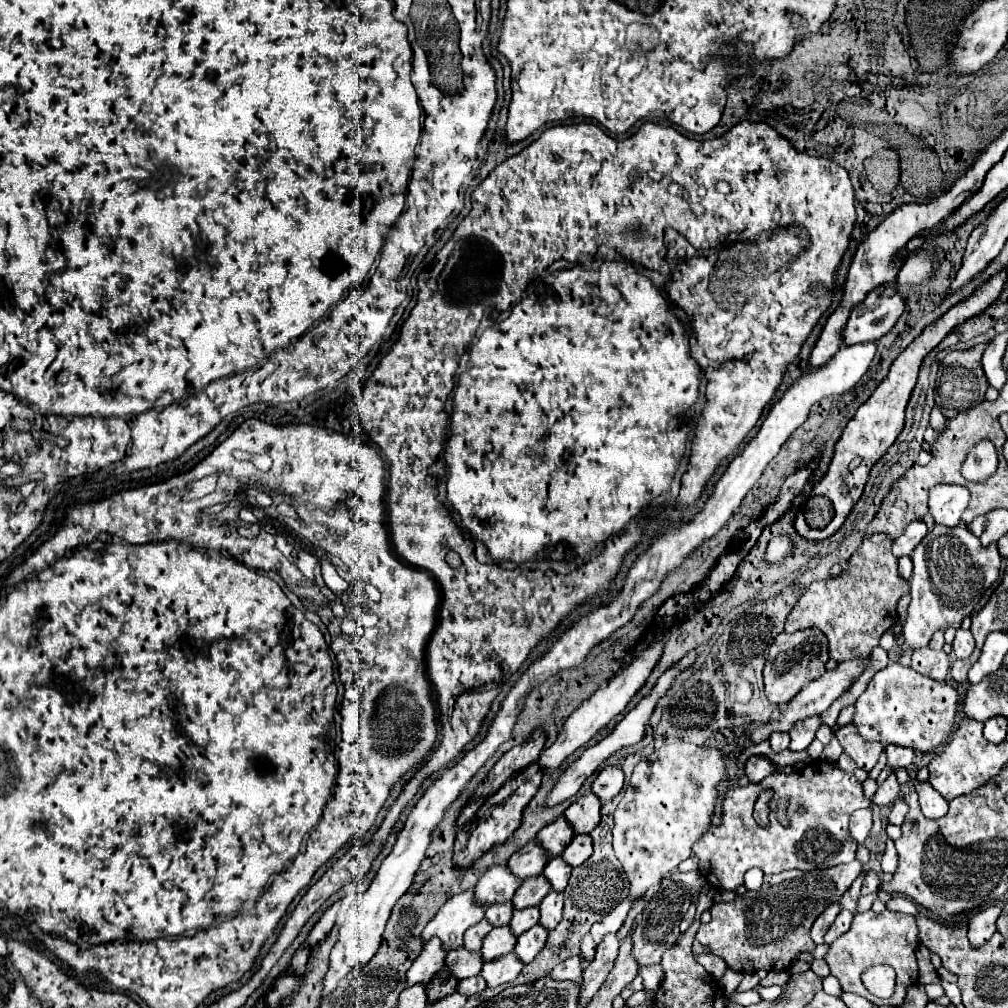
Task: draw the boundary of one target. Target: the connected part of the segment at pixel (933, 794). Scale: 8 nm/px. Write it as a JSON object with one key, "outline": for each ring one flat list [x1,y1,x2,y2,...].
{"outline":[[916,781,916,793,918,793,918,797,920,797,920,807,922,807,924,817,928,817,928,819,938,819,938,817,946,815,946,811,948,811,948,801,946,801,934,787,930,787,928,783]]}

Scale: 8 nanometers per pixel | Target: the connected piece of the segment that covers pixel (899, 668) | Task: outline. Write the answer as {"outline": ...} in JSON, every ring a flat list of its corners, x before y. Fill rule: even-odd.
{"outline":[[890,663,888,667,878,671,868,683,866,691,856,699,854,707,856,707,856,713,854,713,852,725,858,729,858,733,866,741,878,741,884,745,900,745,900,747,910,747,916,751,932,751,936,747,946,745,960,721,960,693,954,685,920,675,912,667,904,667,900,663]]}

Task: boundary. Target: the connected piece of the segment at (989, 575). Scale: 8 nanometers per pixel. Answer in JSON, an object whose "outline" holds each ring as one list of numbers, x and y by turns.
{"outline":[[936,525,912,551,912,563,914,573,910,577,910,595,912,603,908,607,908,617,904,623,904,643,896,653,896,661,906,651,918,651,922,647,928,647,932,633,942,629,946,631,952,627,950,621,960,621,970,615,980,601,982,593,998,579,1000,575,1000,553,996,549,996,543,990,543,984,547,980,539,970,533,966,527,942,527]]}

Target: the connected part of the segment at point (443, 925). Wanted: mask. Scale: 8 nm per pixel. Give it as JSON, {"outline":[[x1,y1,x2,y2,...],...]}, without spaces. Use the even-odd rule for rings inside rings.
{"outline":[[464,891,446,901,446,905,436,913,436,917,424,927,422,941,430,941,438,937,442,941,442,949,456,951,462,947,462,935,468,927,480,923,484,919,484,909,474,903,474,891]]}

